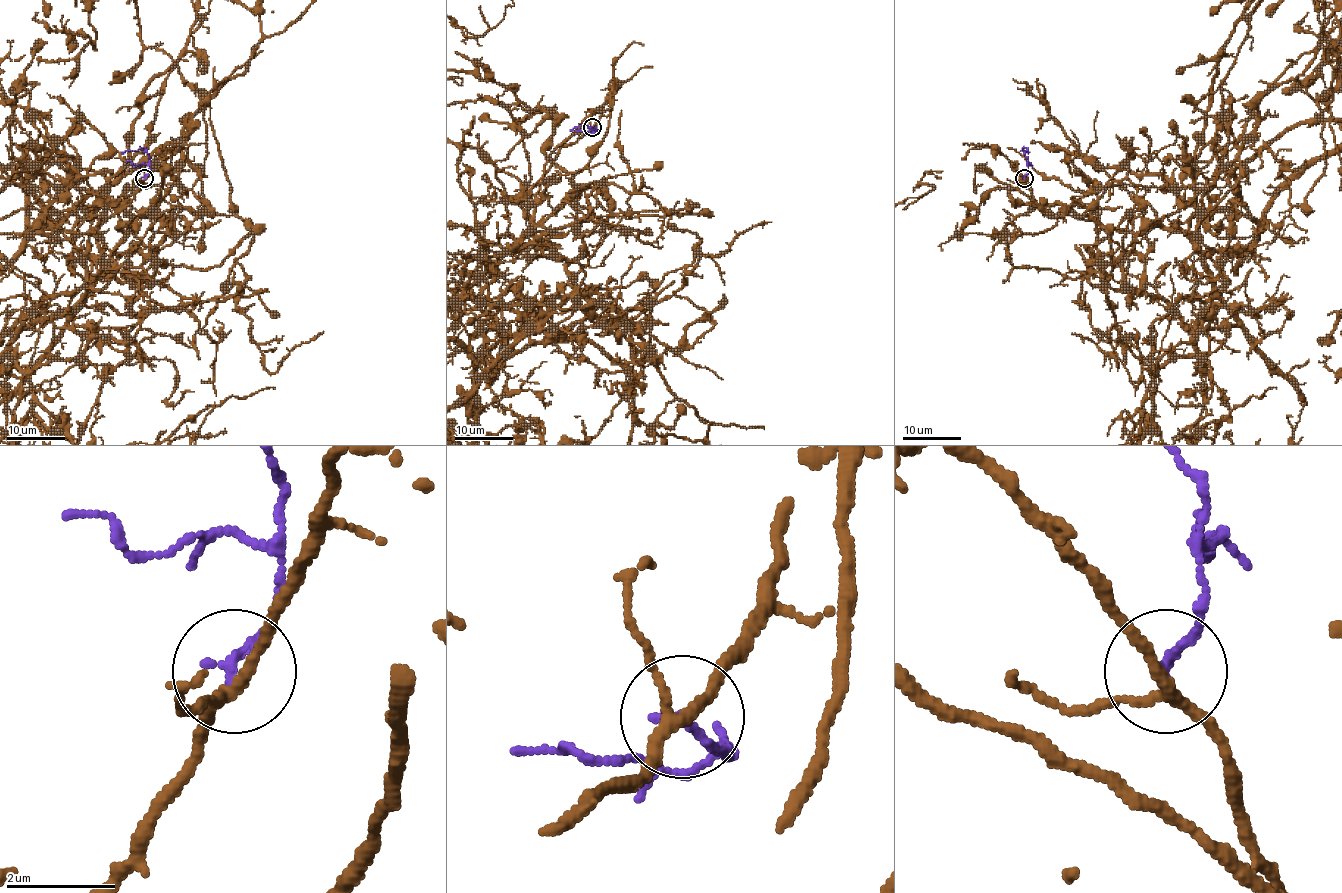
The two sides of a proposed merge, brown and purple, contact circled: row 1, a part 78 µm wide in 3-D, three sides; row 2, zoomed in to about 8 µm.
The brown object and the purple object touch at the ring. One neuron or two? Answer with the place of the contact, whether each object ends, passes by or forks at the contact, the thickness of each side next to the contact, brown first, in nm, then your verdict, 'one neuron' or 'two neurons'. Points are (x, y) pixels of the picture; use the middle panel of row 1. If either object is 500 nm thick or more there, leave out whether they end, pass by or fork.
at (592, 127); brown forks there; purple ends there; 200 nm thick on the brown side, 180 nm on the other; two neurons

